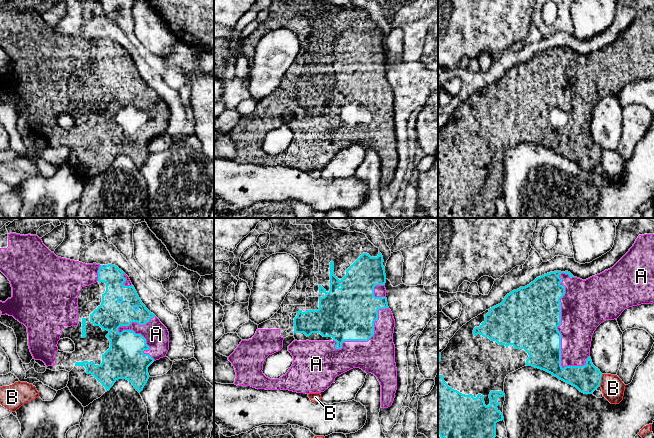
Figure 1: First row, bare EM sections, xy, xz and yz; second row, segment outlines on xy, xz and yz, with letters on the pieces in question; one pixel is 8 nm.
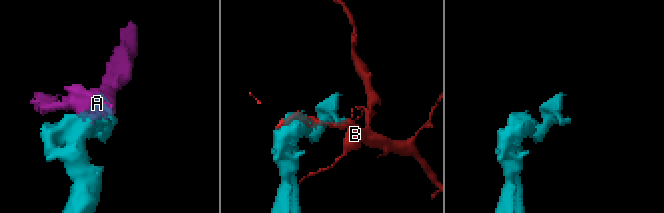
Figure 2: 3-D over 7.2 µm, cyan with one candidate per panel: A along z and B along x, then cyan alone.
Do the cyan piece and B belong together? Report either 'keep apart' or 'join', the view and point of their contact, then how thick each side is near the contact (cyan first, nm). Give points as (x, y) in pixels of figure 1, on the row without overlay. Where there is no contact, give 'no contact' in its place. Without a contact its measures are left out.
keep apart; contact yz (600, 156); calibres 220 and 180 nm

